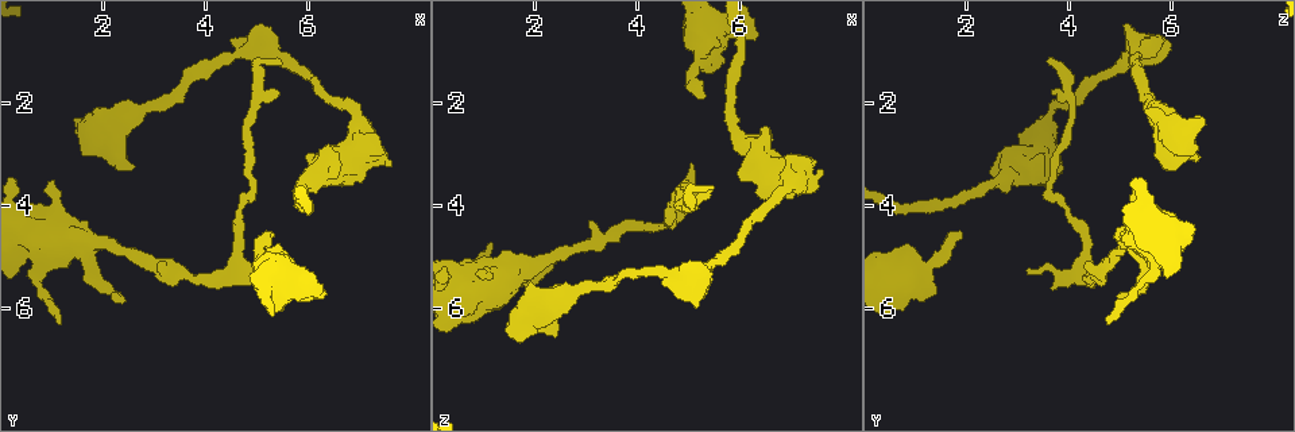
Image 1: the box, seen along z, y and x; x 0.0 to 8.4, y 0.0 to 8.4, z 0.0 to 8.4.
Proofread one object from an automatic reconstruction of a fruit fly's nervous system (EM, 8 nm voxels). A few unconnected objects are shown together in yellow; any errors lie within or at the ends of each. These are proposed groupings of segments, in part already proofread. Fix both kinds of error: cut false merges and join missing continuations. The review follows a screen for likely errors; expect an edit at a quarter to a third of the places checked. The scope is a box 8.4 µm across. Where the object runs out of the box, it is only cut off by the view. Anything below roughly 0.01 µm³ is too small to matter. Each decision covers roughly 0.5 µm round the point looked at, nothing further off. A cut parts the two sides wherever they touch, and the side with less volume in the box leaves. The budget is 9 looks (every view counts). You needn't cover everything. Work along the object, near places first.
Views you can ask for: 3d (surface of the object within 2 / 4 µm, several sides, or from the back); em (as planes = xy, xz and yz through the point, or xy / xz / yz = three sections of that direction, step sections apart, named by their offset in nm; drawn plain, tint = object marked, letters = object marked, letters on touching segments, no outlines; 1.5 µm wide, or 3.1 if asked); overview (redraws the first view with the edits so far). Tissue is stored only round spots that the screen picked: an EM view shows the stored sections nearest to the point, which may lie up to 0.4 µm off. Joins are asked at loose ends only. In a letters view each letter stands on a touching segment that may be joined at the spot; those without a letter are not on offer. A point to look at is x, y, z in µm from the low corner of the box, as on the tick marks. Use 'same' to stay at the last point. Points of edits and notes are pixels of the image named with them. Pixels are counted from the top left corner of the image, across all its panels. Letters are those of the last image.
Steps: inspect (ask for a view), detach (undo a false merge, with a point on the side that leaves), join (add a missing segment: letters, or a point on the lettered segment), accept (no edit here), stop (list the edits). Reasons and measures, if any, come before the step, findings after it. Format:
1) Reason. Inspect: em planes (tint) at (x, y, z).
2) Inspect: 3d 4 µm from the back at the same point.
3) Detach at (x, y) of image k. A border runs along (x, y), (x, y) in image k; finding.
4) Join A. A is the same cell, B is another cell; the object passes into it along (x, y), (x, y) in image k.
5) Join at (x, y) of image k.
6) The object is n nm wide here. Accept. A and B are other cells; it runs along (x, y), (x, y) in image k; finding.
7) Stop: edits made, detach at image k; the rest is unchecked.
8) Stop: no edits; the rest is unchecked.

Inspect: em planes (letters) at (1.15, 6.35, 4.80).

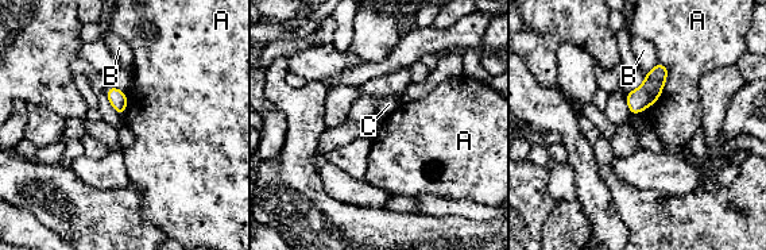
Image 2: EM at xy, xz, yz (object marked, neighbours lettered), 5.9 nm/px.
Accept. A, B and C are other cells; no lettered segment goes on from it.

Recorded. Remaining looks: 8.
An open end. Inspect: em xy step 8 (letters) at (1.05, 3.50, 5.35).

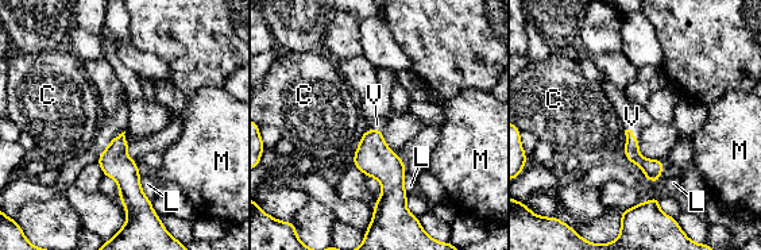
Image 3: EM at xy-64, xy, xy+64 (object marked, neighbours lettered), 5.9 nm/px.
Another direction. Inspect: em planes (letters) at the same point.

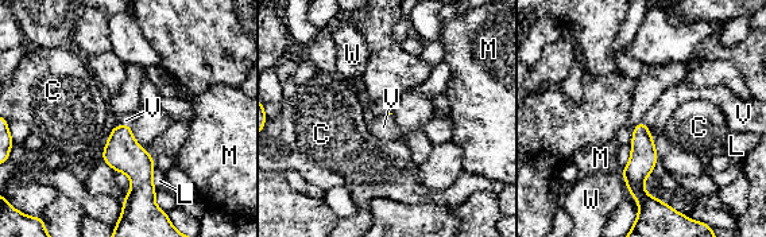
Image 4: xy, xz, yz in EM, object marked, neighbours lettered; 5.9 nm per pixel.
Join V. V is the same cell, C, L, M and W are other cells; the object passes into it along (122, 152), (123, 125), (126, 120) in image 4; the neuron continues.

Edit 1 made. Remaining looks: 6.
Redraw. Inspect: overview.

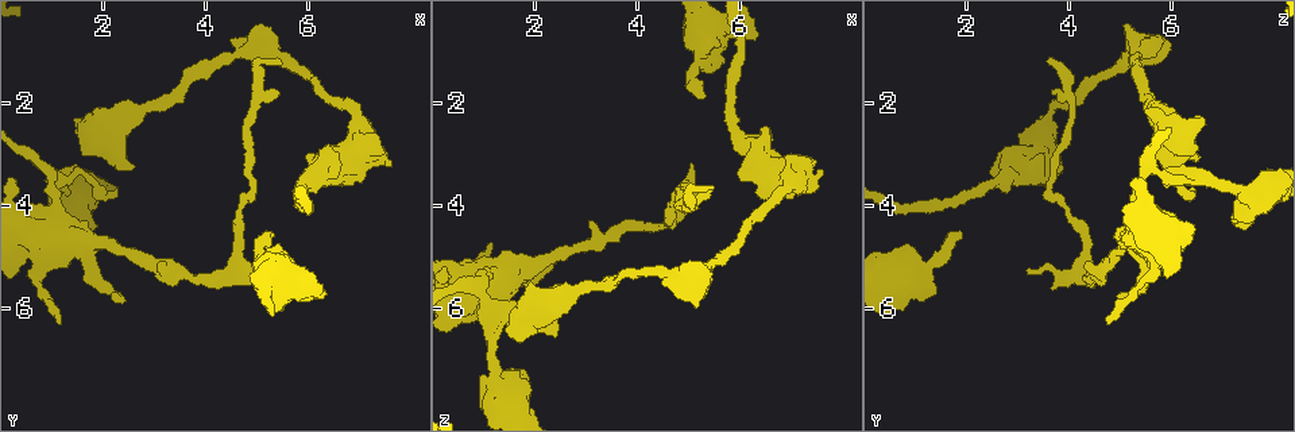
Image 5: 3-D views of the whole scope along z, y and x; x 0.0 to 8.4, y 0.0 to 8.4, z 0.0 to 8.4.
Free end. Inspect: em planes (letters) at (5.30, 4.55, 1.90).

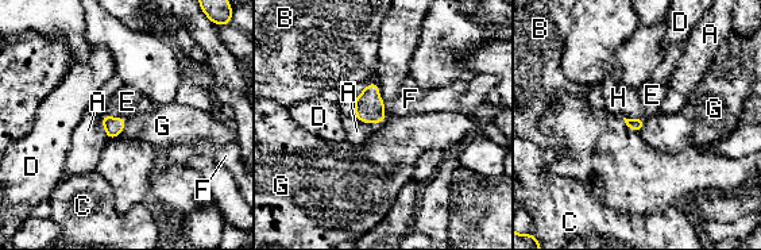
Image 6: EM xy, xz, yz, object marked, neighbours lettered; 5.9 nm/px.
The longest contact is with E, 140 nm. Join E. E is the same cell, A, B, C, D, F, G and H are other cells; the object passes into it along (114, 127), (115, 118), (127, 102) in image 6; it goes on there.

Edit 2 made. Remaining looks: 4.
Stop: edits made, join at image 4, join at image 6; the rest is unchecked.

